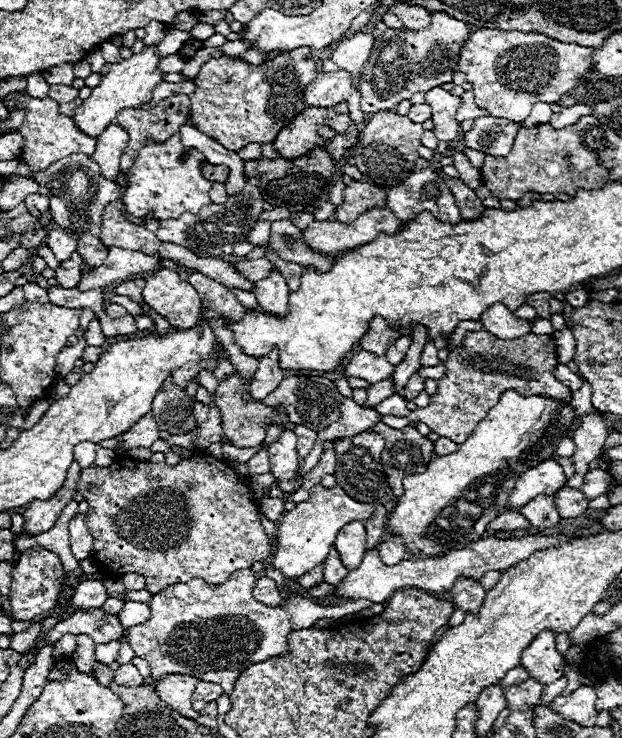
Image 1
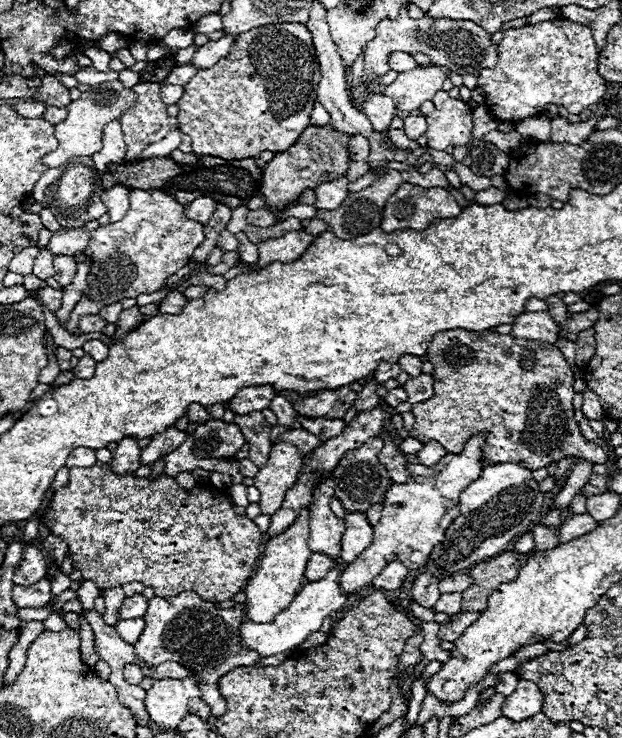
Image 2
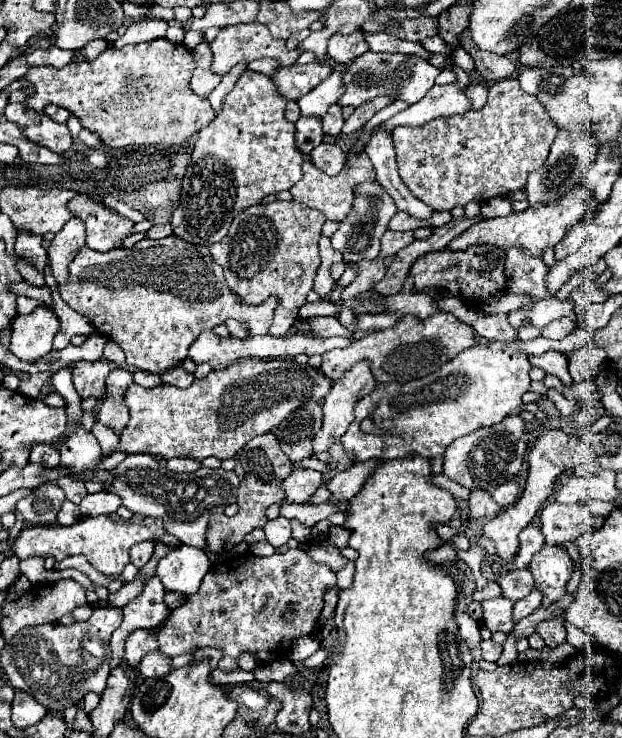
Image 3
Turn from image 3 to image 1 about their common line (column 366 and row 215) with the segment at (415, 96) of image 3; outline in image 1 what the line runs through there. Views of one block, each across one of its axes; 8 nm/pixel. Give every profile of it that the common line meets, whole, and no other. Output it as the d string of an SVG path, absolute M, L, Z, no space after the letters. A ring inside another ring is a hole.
M72 154L68 158L62 158L62 166L64 168L58 170L56 164L52 164L36 176L36 182L40 186L38 192L46 194L50 198L52 222L66 228L68 234L76 234L76 240L78 240L76 252L84 258L84 262L90 264L90 266L100 266L104 262L104 258L108 256L108 248L98 238L102 212L110 202L120 198L121 187L114 181L106 180L100 174L100 166L86 154ZM60 192L70 194L60 194Z

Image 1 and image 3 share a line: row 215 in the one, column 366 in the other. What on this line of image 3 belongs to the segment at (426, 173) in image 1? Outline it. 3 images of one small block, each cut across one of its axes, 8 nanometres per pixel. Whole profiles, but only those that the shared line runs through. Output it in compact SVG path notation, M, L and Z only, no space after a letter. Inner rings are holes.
M579 328L562 340L546 340L542 336L530 342L494 340L490 346L472 346L460 352L424 378L404 384L378 384L374 392L356 402L354 422L340 438L344 452L356 462L370 458L410 458L414 454L422 458L442 456L456 438L498 424L506 414L516 412L522 406L522 394L530 388L528 372L532 364L526 358L528 354L544 354L548 350L569 354L587 345L593 335L590 334L589 330ZM364 418L370 418L382 434L362 432L360 422Z

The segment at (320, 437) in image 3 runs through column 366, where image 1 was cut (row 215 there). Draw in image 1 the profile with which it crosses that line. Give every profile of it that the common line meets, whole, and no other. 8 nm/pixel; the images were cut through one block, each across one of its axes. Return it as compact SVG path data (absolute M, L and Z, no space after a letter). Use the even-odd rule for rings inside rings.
M376 208L362 214L356 222L344 226L342 222L312 222L308 228L302 230L304 242L322 254L336 254L348 248L356 248L362 244L372 242L378 232L394 234L404 226L402 220L398 220L390 210Z

